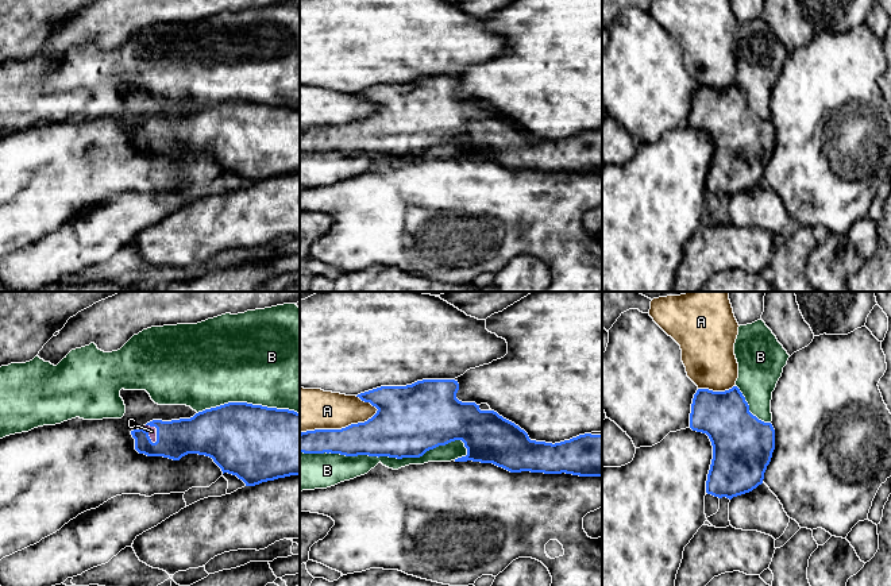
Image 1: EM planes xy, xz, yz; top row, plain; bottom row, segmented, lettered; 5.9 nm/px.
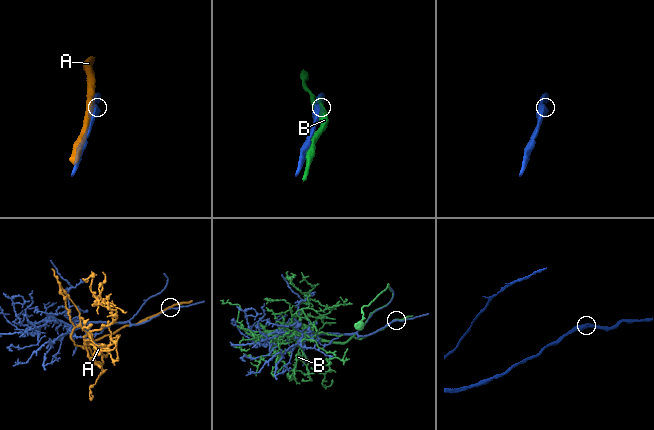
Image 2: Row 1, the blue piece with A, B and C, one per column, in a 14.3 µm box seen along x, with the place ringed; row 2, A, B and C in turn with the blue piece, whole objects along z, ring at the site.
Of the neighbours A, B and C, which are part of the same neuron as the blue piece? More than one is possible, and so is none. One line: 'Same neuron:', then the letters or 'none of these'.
Same neuron: C

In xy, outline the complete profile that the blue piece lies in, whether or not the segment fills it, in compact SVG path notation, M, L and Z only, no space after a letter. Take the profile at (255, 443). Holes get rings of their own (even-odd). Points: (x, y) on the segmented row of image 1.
M228 402L205 409L190 419L153 420L131 431L135 450L147 456L180 460L188 454L205 455L246 486L300 475L300 413L247 402Z

